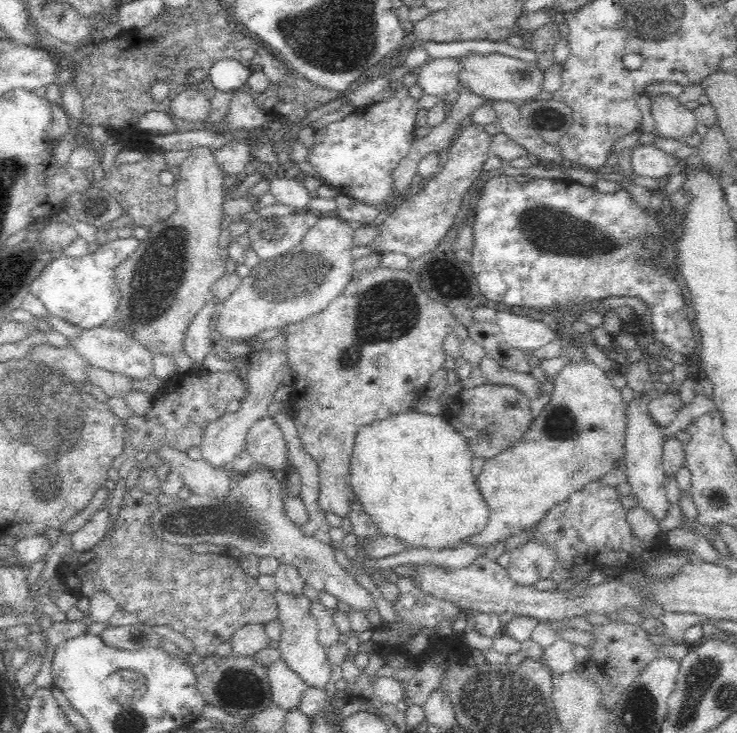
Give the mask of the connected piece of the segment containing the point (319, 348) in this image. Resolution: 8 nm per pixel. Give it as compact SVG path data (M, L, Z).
M380 258L376 264L356 268L344 294L340 294L326 310L286 326L288 366L294 372L292 394L286 400L286 408L292 414L292 424L298 432L302 450L316 464L316 508L322 514L334 512L340 518L350 516L354 502L358 502L350 488L350 462L358 426L408 410L412 408L410 404L414 398L426 394L430 378L442 370L446 360L442 342L450 332L454 332L454 322L456 316L450 306L430 298L430 294L420 286L420 280L416 280L416 274L410 270L390 270Z

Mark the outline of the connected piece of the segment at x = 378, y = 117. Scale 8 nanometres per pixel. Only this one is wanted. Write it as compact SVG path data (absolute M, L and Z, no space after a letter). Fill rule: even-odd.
M396 86L396 94L380 104L356 108L354 114L340 122L332 122L314 134L314 146L308 152L308 160L326 186L332 186L340 194L354 196L370 206L384 200L392 190L392 172L416 142L416 116L420 112L418 100L408 96L406 86Z

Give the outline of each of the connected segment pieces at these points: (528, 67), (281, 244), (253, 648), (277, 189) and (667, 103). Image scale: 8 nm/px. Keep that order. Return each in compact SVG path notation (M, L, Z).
M464 52L460 56L454 58L456 70L454 76L458 80L460 88L468 88L470 92L474 92L476 96L484 98L486 102L528 102L534 96L538 96L542 92L542 74L544 70L540 70L538 66L534 66L532 62L522 62L518 58L512 56L504 56L498 52Z
M300 212L300 214L290 214L290 216L282 216L280 224L284 228L282 234L278 234L278 238L274 238L272 242L264 240L260 234L256 234L258 238L254 238L252 232L246 232L248 240L250 240L250 248L258 254L260 262L268 262L276 256L282 256L286 252L292 252L294 246L298 246L302 242L302 236L306 234L308 228L312 228L316 224L316 212Z
M246 624L232 638L234 656L256 656L258 652L272 648L272 640L266 634L264 624Z
M294 170L288 174L288 178L284 176L272 176L268 178L268 194L272 194L278 202L282 204L288 204L292 208L298 208L298 210L304 210L308 208L308 200L310 200L310 192L308 188L304 186L302 182L302 176L296 174Z
M658 96L654 98L652 108L654 108L652 114L656 120L656 132L660 138L666 138L666 140L672 138L680 142L680 138L688 138L696 134L698 122L690 106L684 106L670 96Z

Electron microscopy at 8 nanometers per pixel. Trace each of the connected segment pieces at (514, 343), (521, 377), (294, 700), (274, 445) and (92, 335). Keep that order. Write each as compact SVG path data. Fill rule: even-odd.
M500 310L496 316L496 322L508 346L530 354L540 346L546 346L548 342L556 340L556 332L548 326L546 320L510 314L510 310Z
M480 356L476 364L478 364L478 368L482 370L482 376L484 376L486 382L492 382L492 384L512 384L514 388L522 390L528 400L540 398L540 396L538 396L538 390L542 390L542 394L548 390L546 386L540 388L540 382L538 382L532 374L512 372L512 370L508 370L506 366L498 364L492 356Z
M282 660L270 668L270 686L272 686L272 704L284 710L298 710L302 696L306 692L306 682L298 678Z
M270 416L254 420L244 436L244 450L250 452L254 464L264 464L266 468L274 468L280 476L286 478L288 466L288 446L284 442L282 430Z
M108 326L84 330L82 334L78 334L78 338L72 340L72 344L76 346L76 350L82 356L86 356L90 360L90 364L94 368L124 374L136 382L144 382L150 376L156 376L154 374L154 354L140 340L136 340L132 334L128 334L126 330L118 330L118 328L110 330Z

